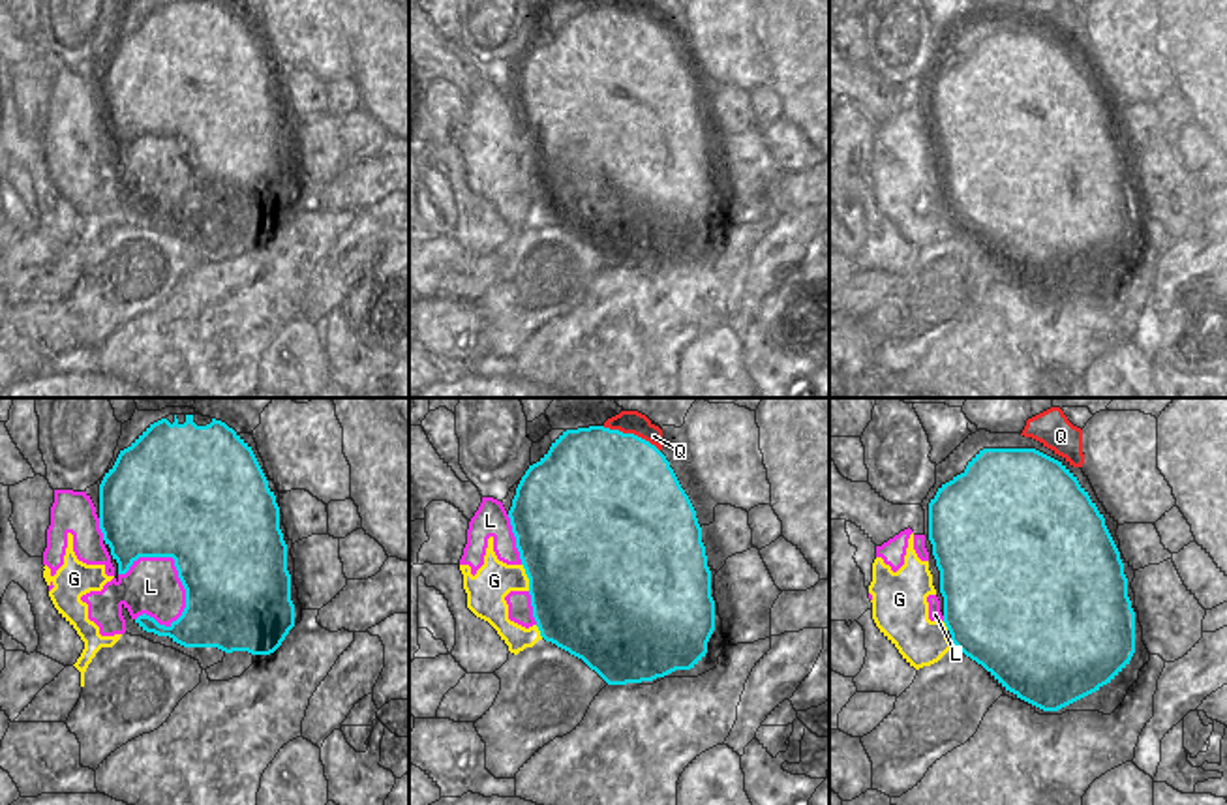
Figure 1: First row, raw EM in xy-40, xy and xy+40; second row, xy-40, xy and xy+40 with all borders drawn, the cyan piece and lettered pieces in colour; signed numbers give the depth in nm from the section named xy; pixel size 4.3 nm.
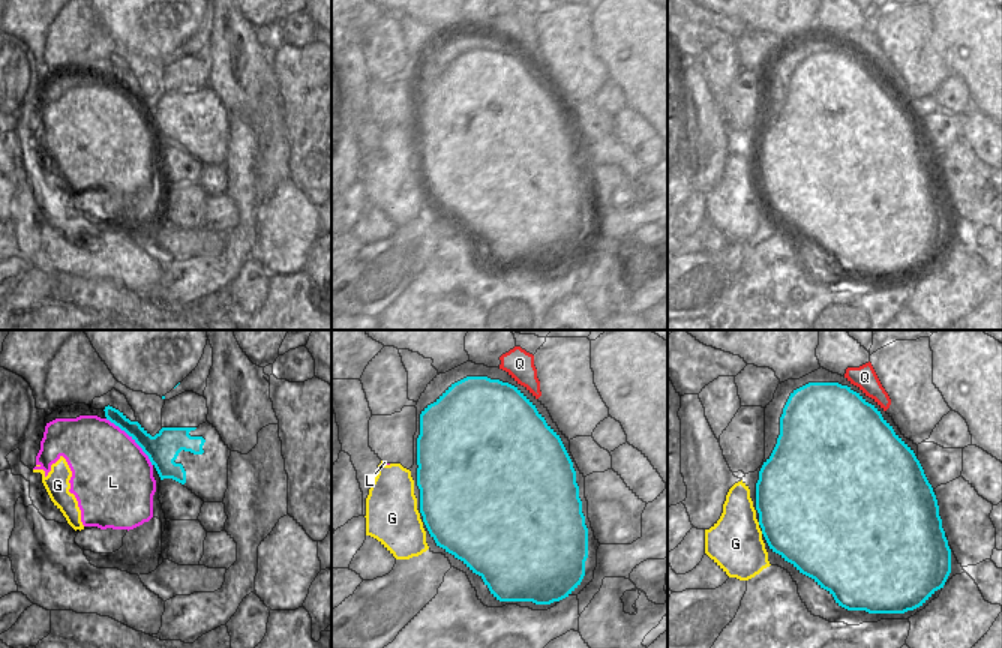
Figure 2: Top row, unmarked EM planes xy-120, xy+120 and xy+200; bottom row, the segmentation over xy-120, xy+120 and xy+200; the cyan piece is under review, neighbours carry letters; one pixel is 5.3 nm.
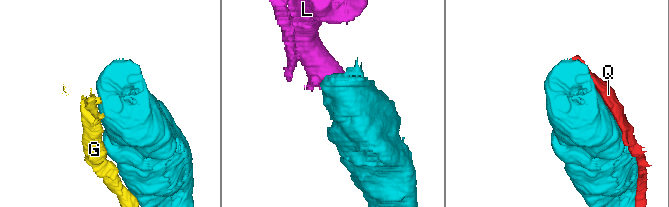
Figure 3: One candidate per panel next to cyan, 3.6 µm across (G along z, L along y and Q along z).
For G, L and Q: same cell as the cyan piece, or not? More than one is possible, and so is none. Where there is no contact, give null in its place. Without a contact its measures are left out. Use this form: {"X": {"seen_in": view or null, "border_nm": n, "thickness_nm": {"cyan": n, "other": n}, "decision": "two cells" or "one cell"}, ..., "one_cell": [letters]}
{"G": {"seen_in": "xy", "border_nm": 120, "thickness_nm": {"cyan": 500, "other": 170}, "decision": "two cells"}, "L": {"seen_in": "xy-40", "border_nm": 340, "thickness_nm": {"cyan": 500, "other": 240}, "decision": "one cell"}, "Q": {"seen_in": "xy", "border_nm": 260, "thickness_nm": {"cyan": 500, "other": 80}, "decision": "two cells"}, "one_cell": ["L"]}

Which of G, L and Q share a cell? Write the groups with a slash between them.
G / L / Q

